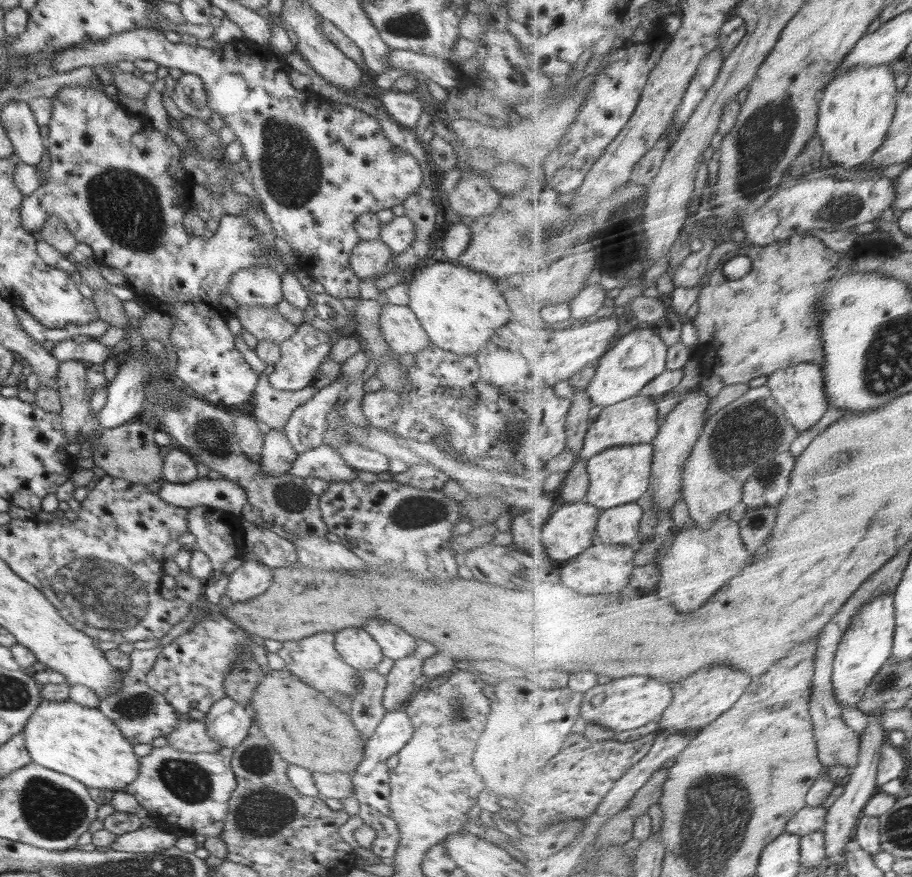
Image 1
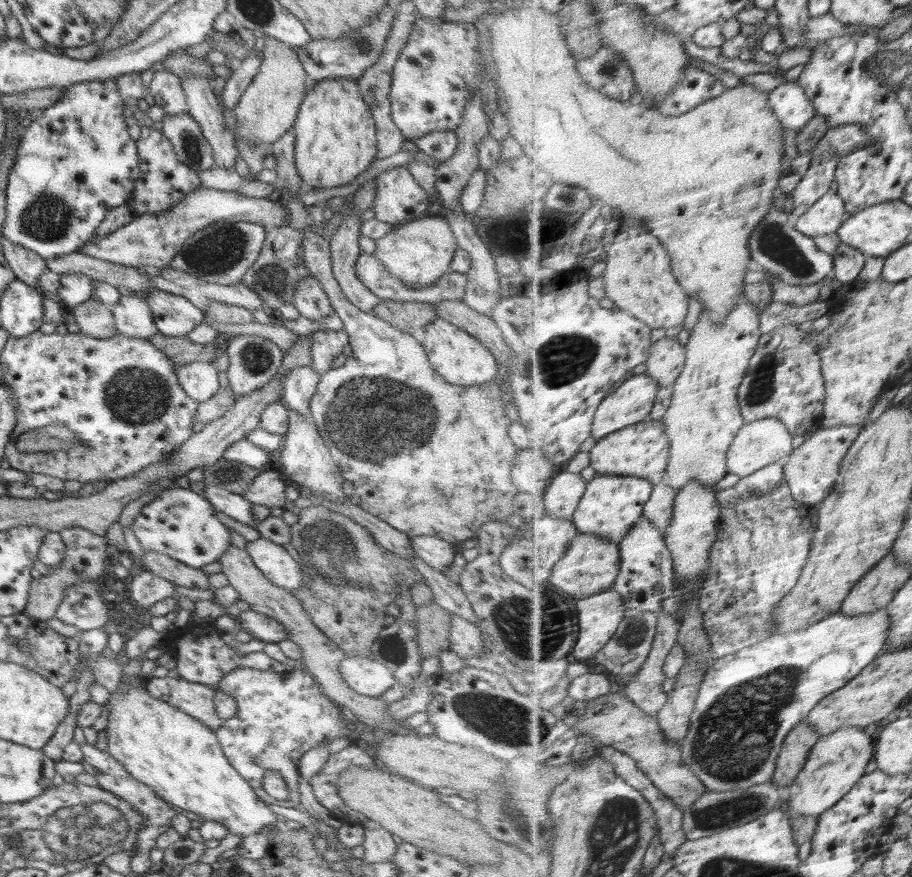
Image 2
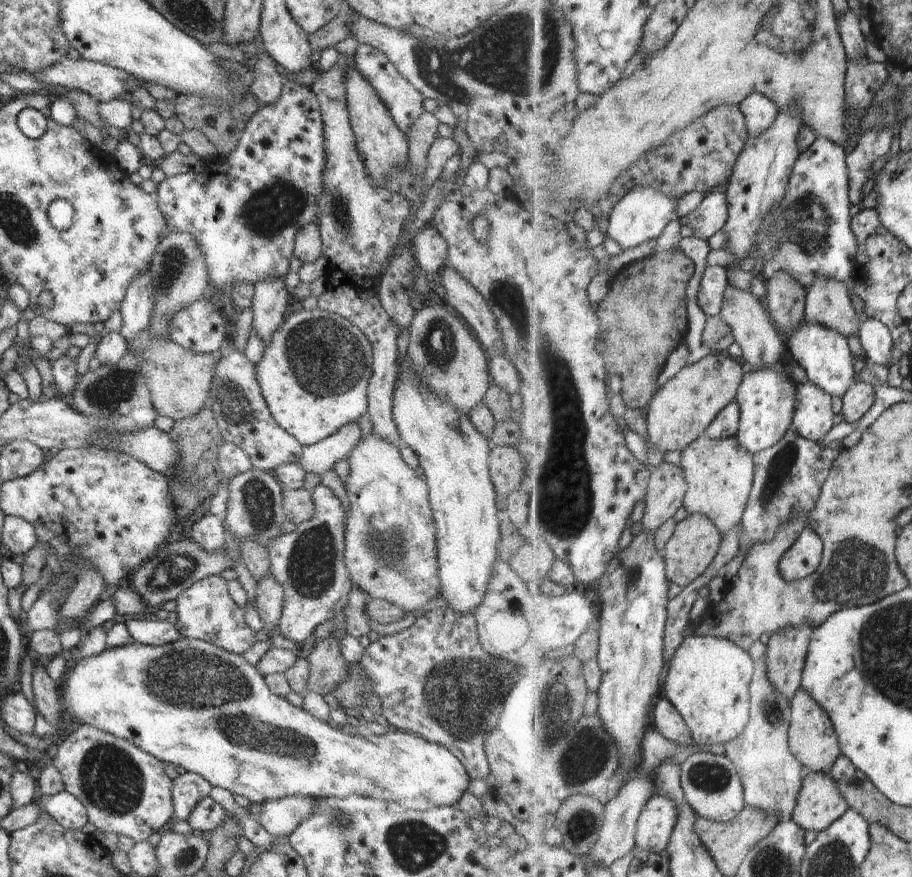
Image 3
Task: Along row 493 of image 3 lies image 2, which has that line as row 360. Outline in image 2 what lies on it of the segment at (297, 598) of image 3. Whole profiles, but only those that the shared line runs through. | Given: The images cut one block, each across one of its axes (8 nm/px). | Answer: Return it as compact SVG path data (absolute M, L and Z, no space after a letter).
M318 330L318 332L311 334L311 338L311 366L318 374L322 374L320 370L328 372L334 358L340 356L344 346L349 344L348 334L343 331L326 330L326 332L322 332L322 330Z

